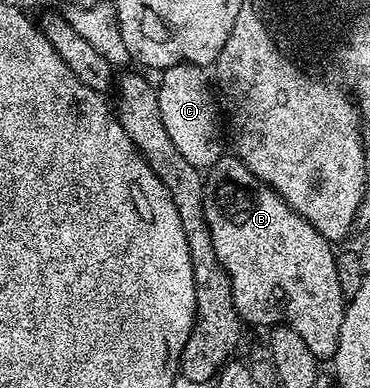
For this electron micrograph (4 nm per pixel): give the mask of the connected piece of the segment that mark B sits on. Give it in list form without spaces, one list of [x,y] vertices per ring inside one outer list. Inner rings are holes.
[[[223,154],[205,173],[202,197],[204,218],[212,234],[212,246],[216,246],[216,258],[230,279],[232,298],[239,317],[247,325],[287,324],[296,330],[296,334],[300,334],[300,338],[304,338],[308,350],[312,350],[319,362],[333,361],[336,346],[340,346],[340,326],[346,317],[348,302],[340,294],[340,282],[336,278],[336,252],[330,249],[333,248],[331,241],[322,237],[304,217],[290,209],[233,154]]]

